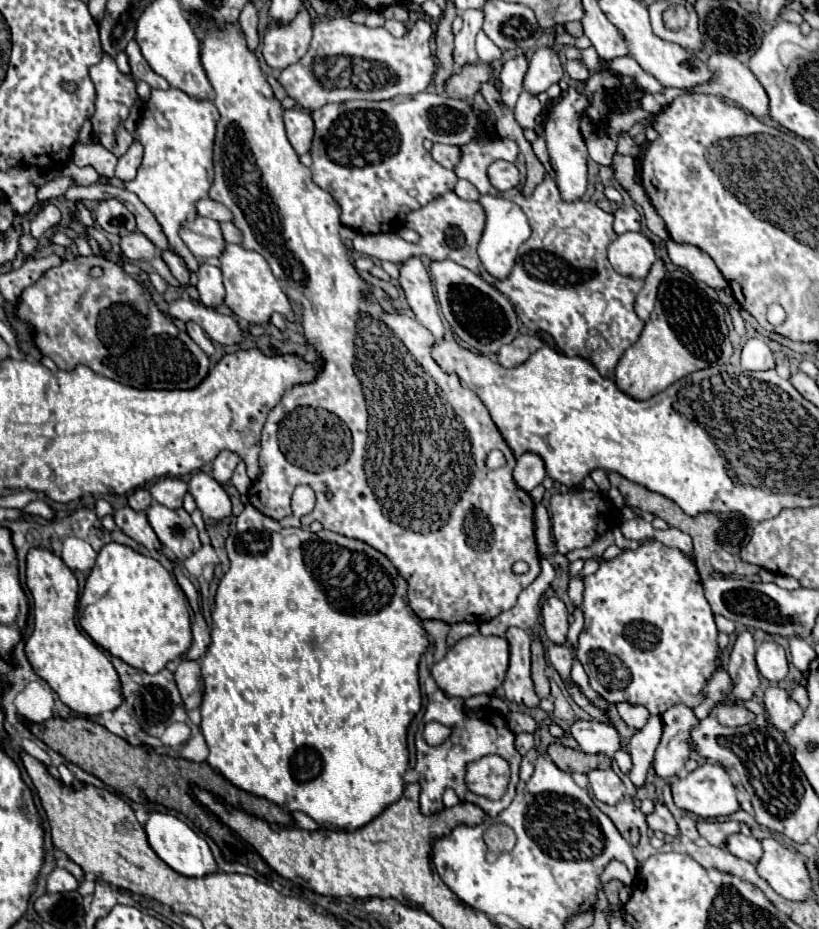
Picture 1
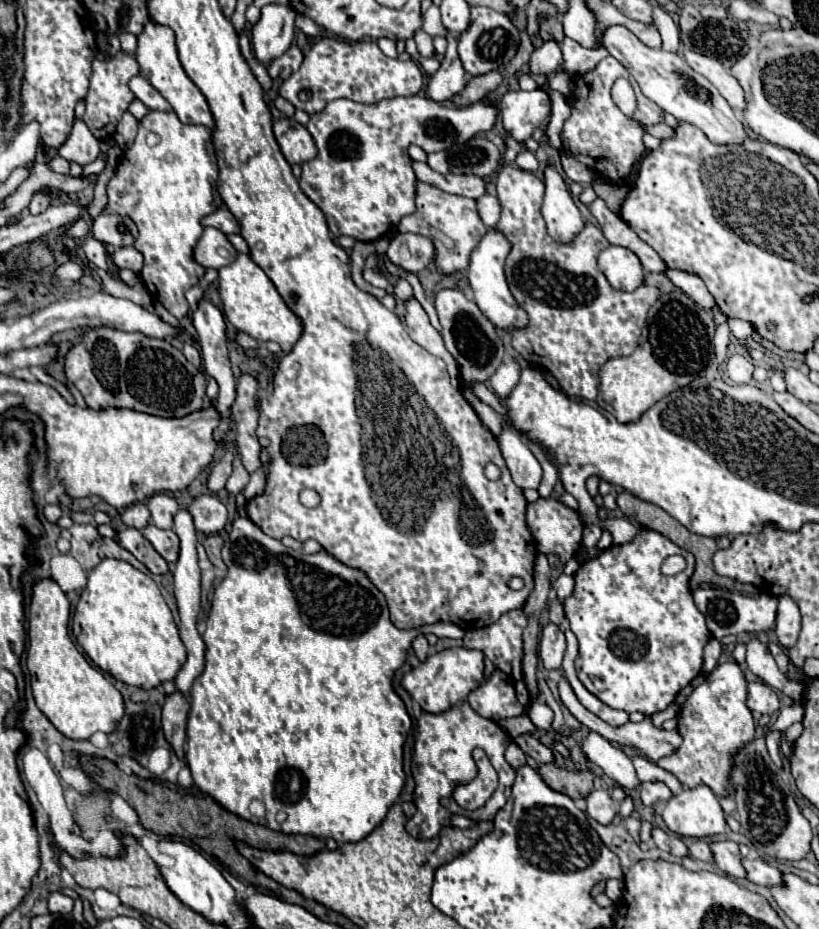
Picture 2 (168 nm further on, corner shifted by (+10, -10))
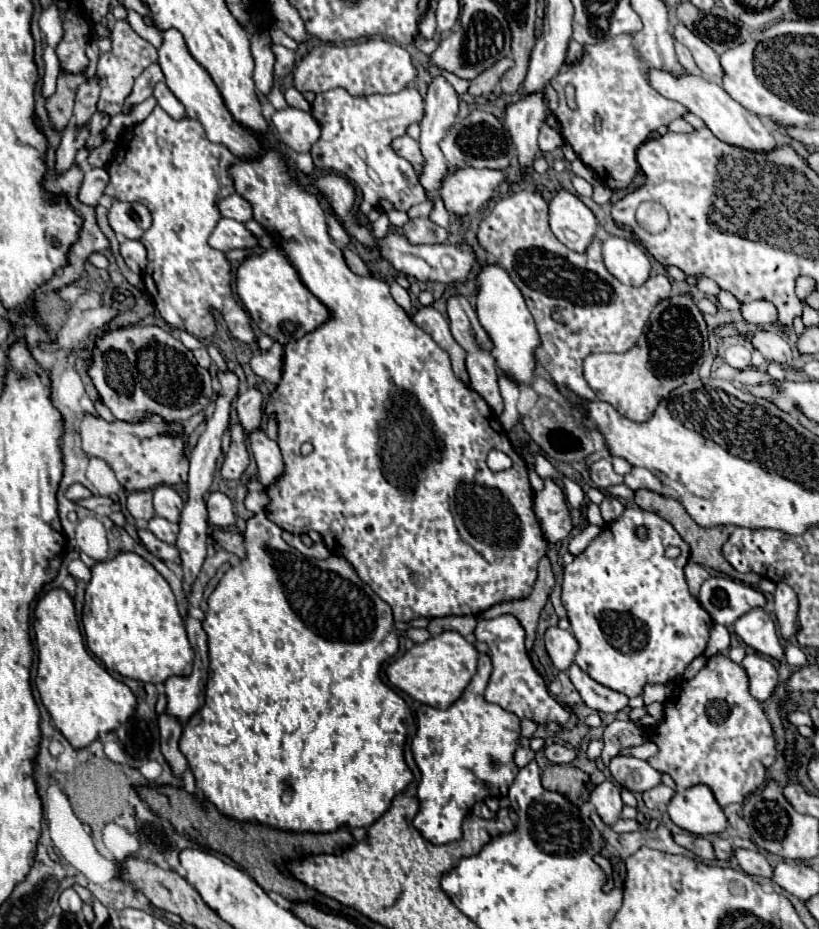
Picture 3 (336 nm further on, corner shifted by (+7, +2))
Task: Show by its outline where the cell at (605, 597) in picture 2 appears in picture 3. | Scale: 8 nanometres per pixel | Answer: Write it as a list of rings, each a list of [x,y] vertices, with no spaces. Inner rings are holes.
[[[627,507],[627,509],[623,511],[621,517],[617,517],[615,521],[611,521],[611,523],[607,523],[607,525],[603,527],[603,531],[589,543],[589,547],[587,547],[583,553],[579,553],[579,555],[573,559],[571,565],[565,565],[565,577],[563,577],[563,593],[561,593],[561,599],[563,599],[563,605],[565,605],[565,609],[567,609],[567,617],[569,617],[569,621],[571,621],[571,633],[575,635],[575,639],[577,639],[577,643],[579,643],[579,651],[577,651],[575,663],[577,663],[591,679],[595,679],[597,683],[601,683],[601,685],[605,685],[605,687],[609,687],[609,689],[615,689],[615,691],[619,691],[619,693],[623,693],[623,695],[627,695],[627,697],[631,699],[631,697],[643,695],[643,687],[649,685],[649,683],[669,683],[675,675],[683,675],[685,669],[687,669],[687,665],[689,665],[695,657],[703,655],[703,651],[705,651],[705,647],[707,647],[707,641],[709,641],[709,631],[711,631],[711,627],[713,627],[713,621],[711,621],[709,613],[701,607],[701,603],[695,601],[695,599],[691,597],[691,593],[689,593],[689,587],[687,587],[687,581],[685,581],[685,575],[683,575],[683,567],[685,567],[687,561],[689,561],[689,545],[681,539],[681,535],[673,529],[671,523],[667,523],[665,519],[661,519],[659,515],[655,515],[655,513],[651,513],[651,511],[643,511],[643,509],[639,509],[639,507]],[[637,525],[645,525],[645,527],[649,529],[649,537],[647,537],[647,539],[639,539],[639,537],[635,535],[635,527],[637,527]],[[671,545],[681,549],[681,555],[679,555],[677,559],[667,559],[667,557],[665,557],[665,549],[671,547]]]

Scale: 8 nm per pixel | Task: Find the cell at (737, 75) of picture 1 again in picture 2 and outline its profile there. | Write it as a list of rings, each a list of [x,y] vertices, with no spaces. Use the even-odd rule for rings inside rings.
[[[684,51],[684,59],[688,61],[688,65],[698,71],[700,75],[704,75],[718,91],[720,95],[728,101],[728,105],[734,111],[742,111],[746,109],[746,97],[742,93],[740,83],[714,59],[702,55],[702,53],[694,53],[694,51]]]

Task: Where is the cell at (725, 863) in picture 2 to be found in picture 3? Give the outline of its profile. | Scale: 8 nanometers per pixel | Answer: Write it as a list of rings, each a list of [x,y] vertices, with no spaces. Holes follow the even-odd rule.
[[[735,849],[735,859],[739,861],[741,869],[753,877],[773,877],[773,865],[759,853],[747,849]]]

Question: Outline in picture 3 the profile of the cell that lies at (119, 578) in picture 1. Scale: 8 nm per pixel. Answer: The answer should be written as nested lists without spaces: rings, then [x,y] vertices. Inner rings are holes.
[[[119,553],[111,561],[95,563],[91,573],[93,577],[87,583],[85,591],[83,625],[85,625],[87,647],[93,651],[93,655],[101,659],[101,663],[109,671],[117,671],[123,677],[131,677],[143,683],[159,685],[173,675],[179,677],[189,675],[193,669],[193,649],[187,641],[185,623],[179,615],[177,601],[169,583],[155,571],[155,567],[137,553]]]

